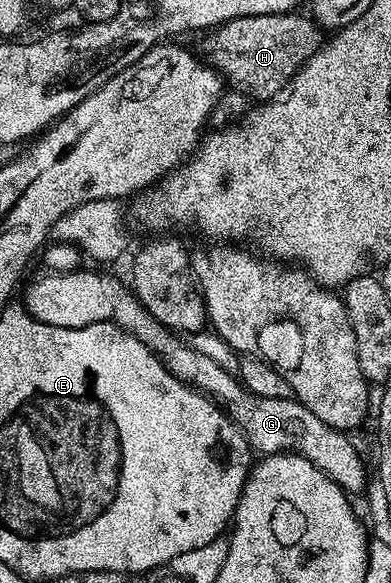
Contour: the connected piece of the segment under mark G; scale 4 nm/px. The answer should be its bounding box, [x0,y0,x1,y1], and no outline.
[23,267,367,495]

